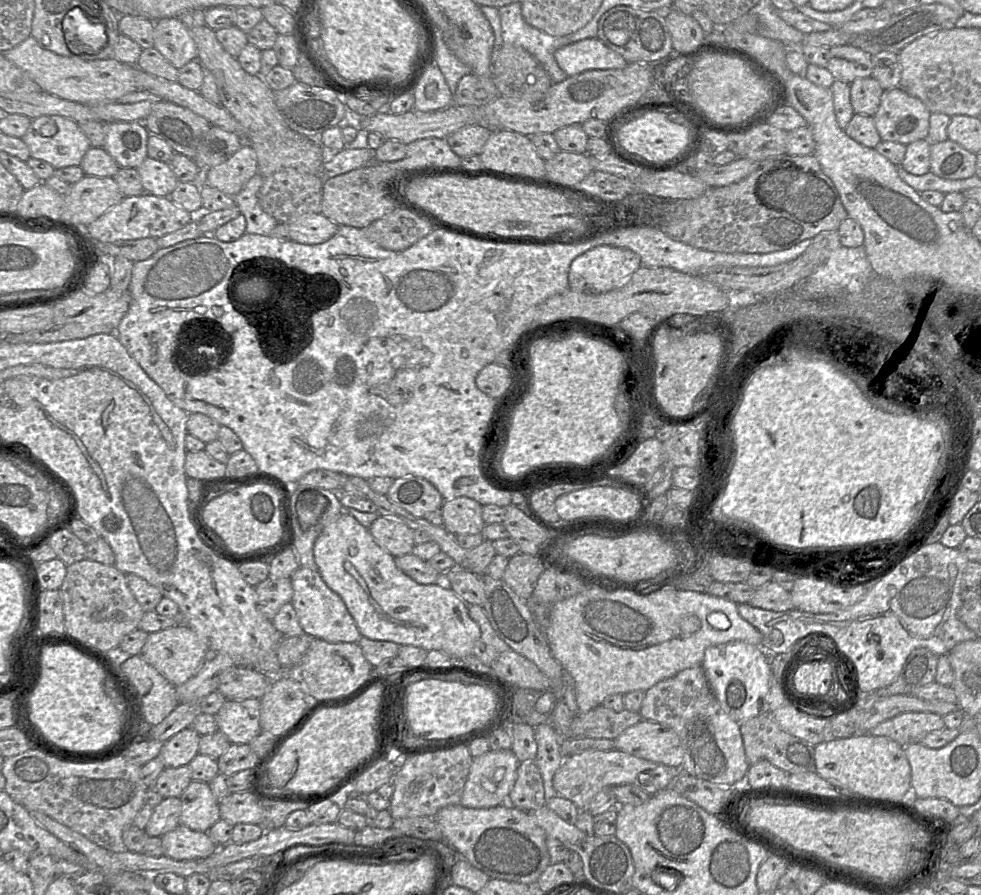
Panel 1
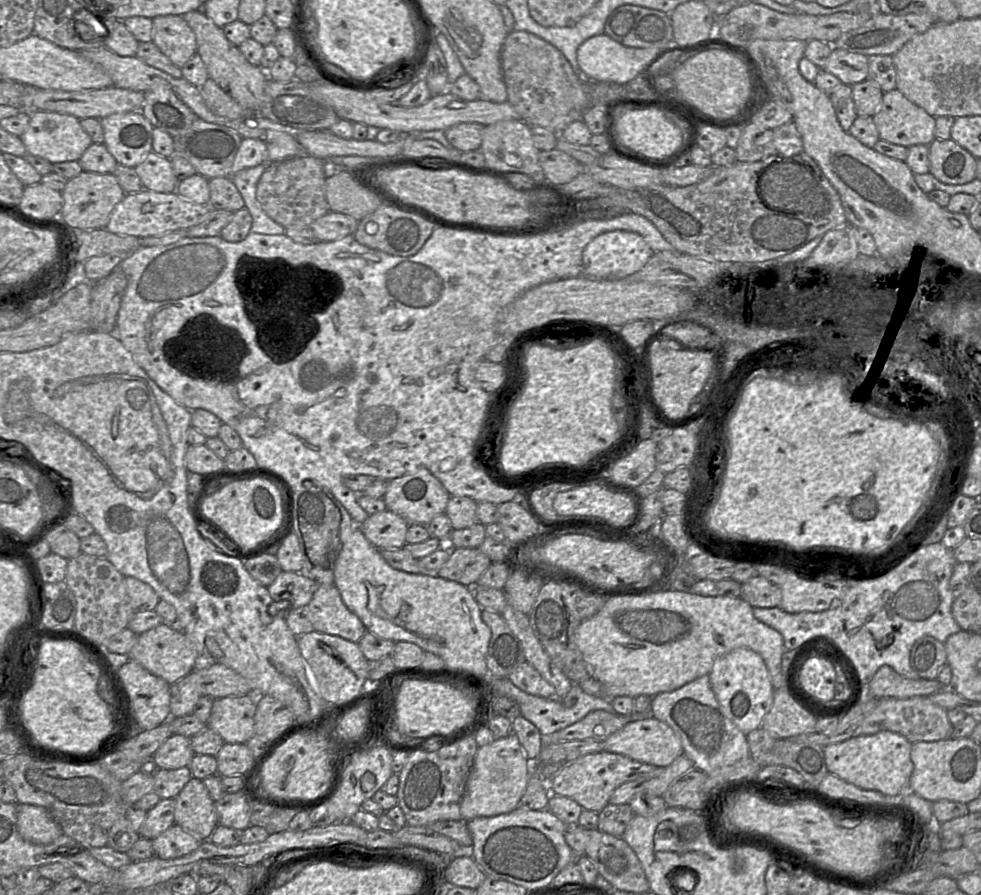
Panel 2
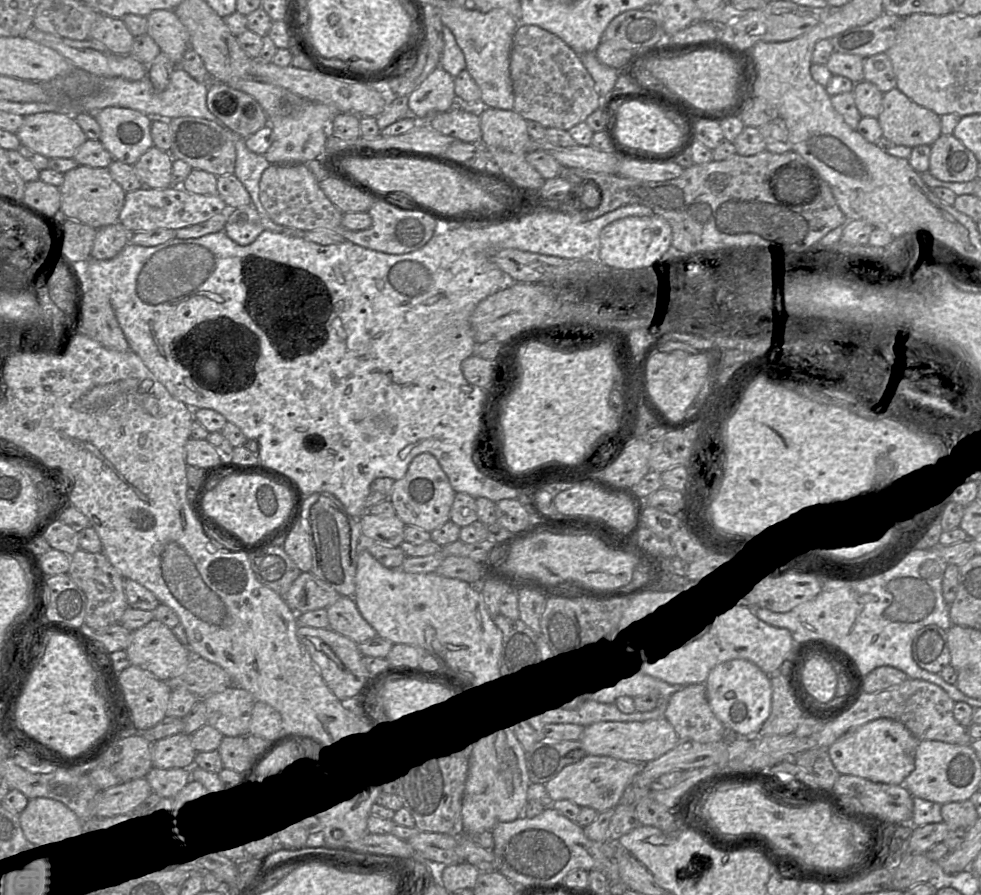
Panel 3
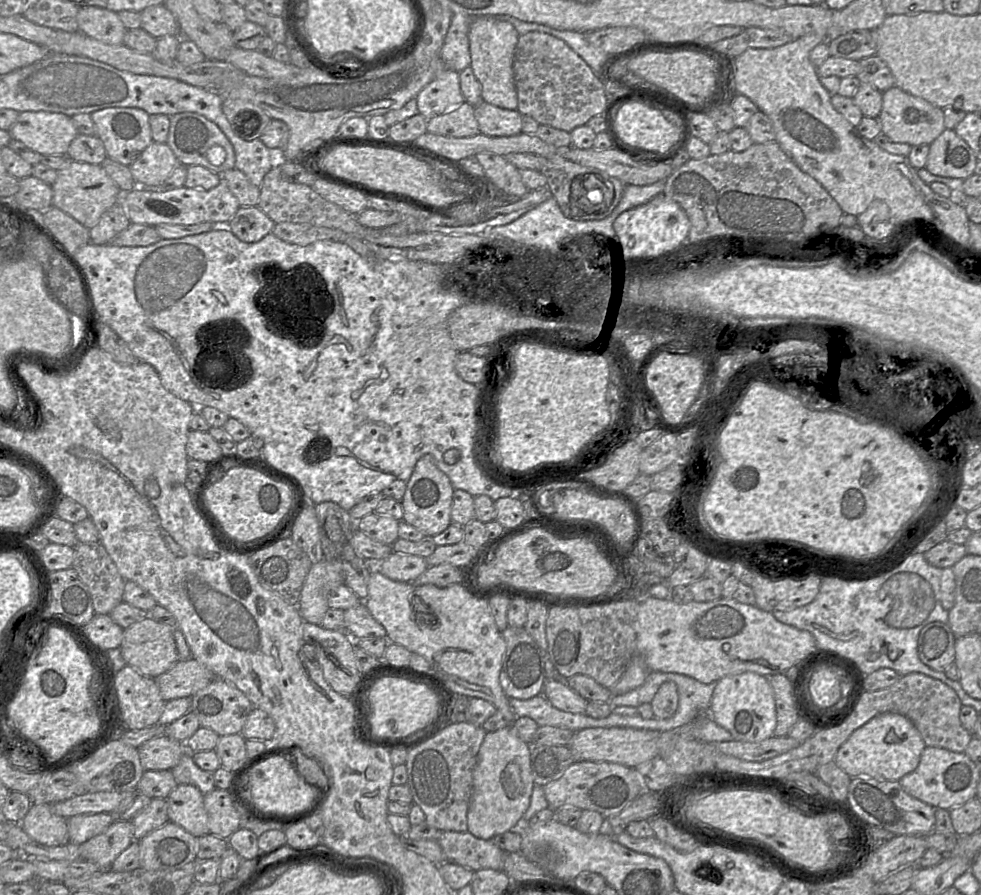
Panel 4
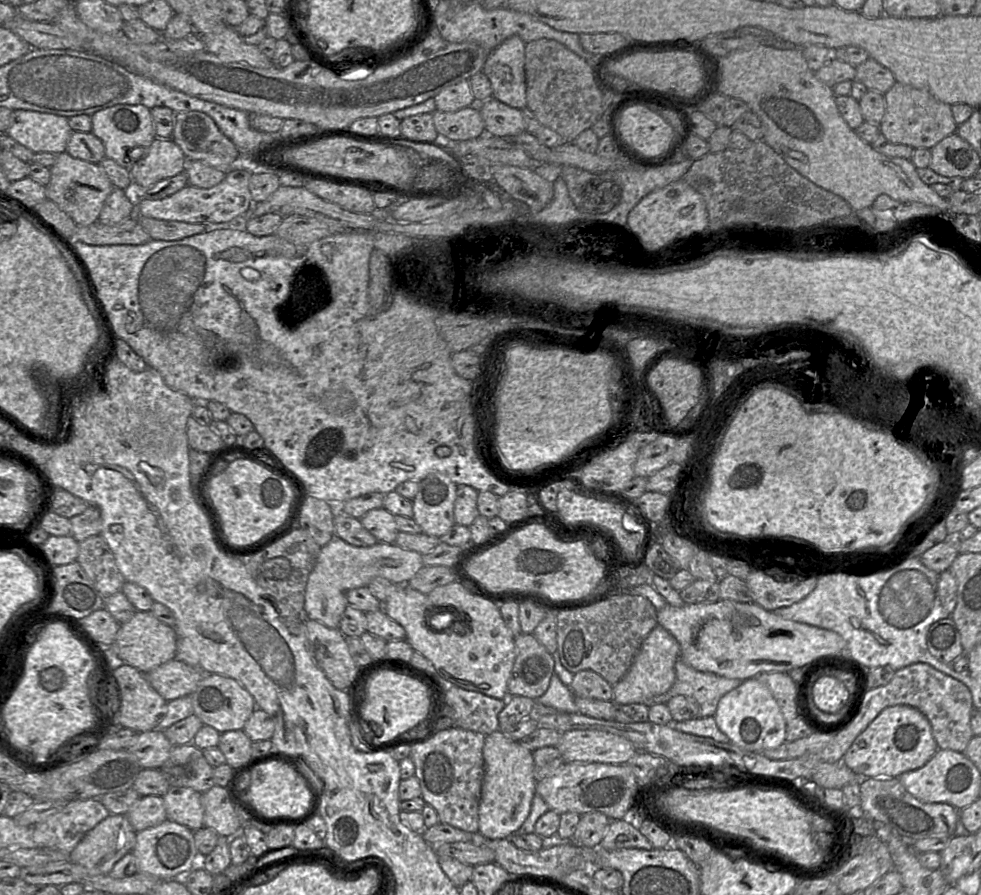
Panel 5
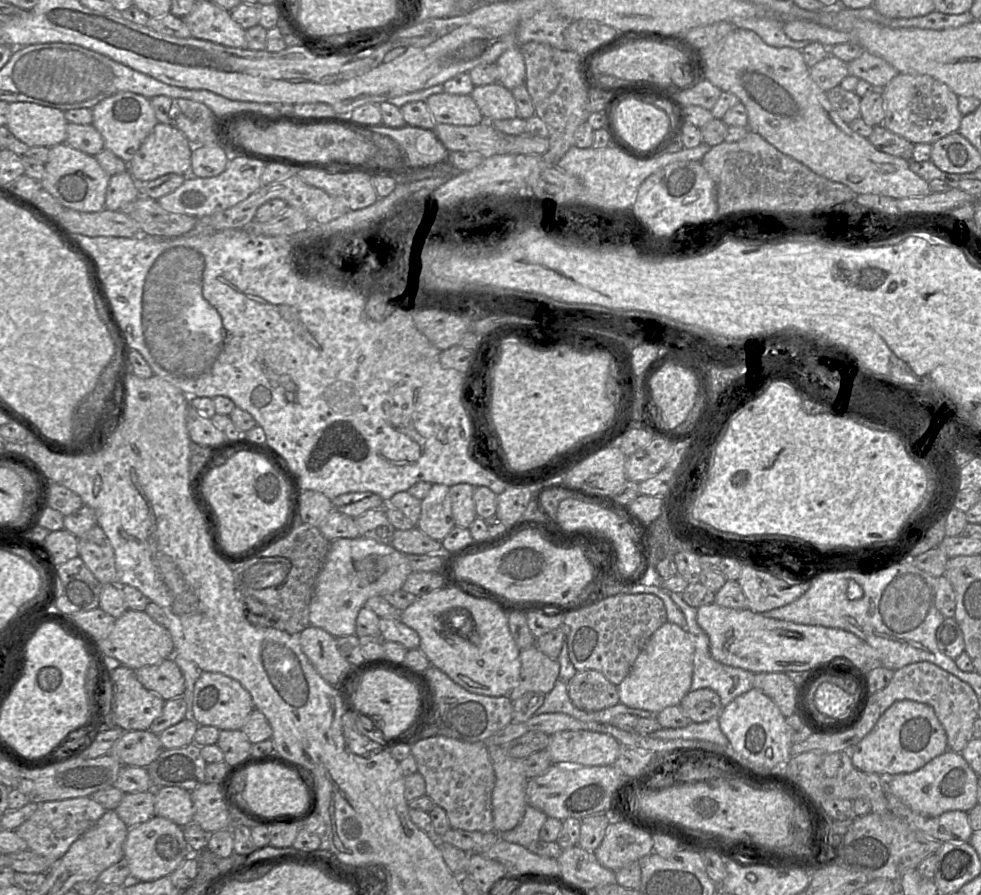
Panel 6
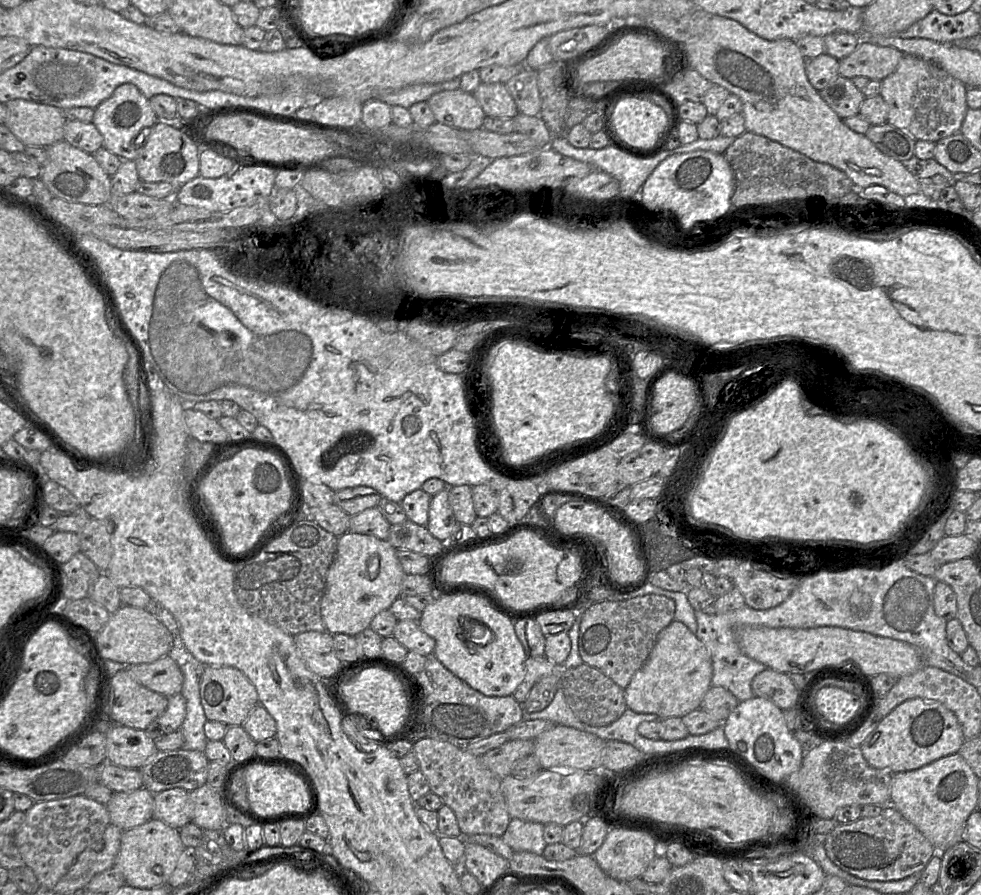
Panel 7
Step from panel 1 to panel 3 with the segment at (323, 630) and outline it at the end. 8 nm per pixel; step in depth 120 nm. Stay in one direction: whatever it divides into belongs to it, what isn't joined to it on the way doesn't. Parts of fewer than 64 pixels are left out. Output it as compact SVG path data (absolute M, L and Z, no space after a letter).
M340 596L326 608L329 628L351 639L356 644L377 635L373 627L362 617L352 597Z

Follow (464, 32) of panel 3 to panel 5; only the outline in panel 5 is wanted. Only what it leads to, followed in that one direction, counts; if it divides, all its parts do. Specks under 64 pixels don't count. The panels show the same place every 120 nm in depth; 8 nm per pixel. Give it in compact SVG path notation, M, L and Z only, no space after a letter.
M513 35L489 52L482 72L489 78L492 97L519 110L527 106L525 45Z

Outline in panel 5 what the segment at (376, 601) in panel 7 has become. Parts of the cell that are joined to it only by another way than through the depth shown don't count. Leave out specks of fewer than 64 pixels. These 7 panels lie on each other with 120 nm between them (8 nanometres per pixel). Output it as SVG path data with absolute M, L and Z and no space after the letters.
M334 536L321 547L308 576L305 588L304 617L316 620L328 628L338 629L345 608L347 591L366 587L375 577L383 577L396 585L406 584L423 567L422 555L383 542L368 547L356 547Z

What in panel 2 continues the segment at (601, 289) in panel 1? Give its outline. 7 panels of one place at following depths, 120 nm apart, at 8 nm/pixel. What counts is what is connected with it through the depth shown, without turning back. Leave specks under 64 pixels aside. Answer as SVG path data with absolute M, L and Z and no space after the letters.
M611 231L594 238L582 255L582 275L599 280L620 280L639 271L654 251L642 236L628 231Z

